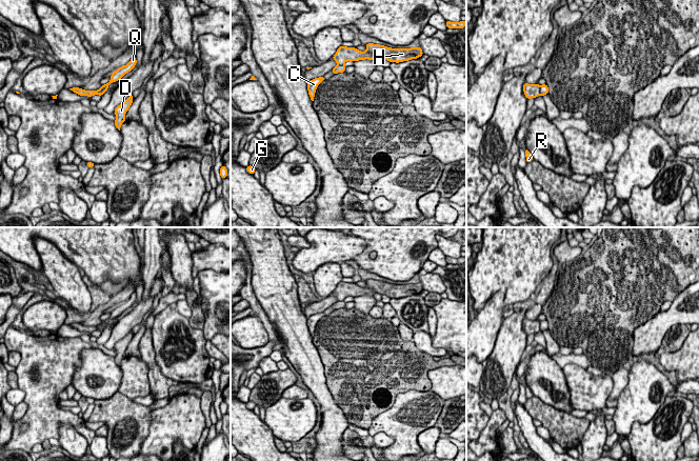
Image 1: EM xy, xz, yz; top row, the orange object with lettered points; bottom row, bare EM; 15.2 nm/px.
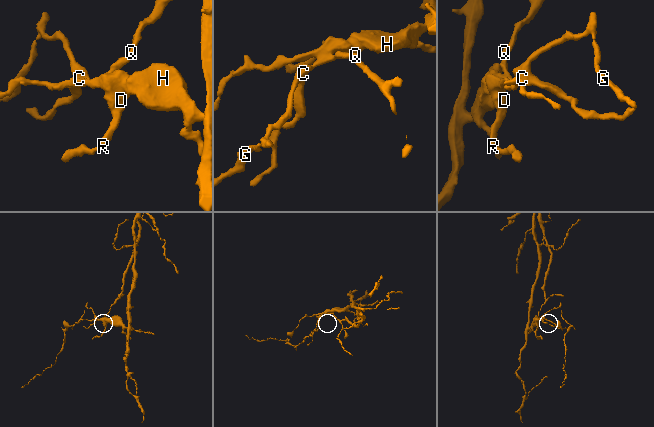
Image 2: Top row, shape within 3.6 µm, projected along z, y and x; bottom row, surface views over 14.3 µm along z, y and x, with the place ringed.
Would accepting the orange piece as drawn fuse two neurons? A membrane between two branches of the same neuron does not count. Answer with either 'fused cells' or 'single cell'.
fused cells

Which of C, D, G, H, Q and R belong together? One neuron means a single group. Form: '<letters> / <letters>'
C G Q / D H R

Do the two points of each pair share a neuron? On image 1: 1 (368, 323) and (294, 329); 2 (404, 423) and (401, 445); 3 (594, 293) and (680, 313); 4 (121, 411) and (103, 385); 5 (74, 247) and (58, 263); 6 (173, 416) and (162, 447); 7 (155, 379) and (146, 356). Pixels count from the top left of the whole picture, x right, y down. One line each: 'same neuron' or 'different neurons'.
1: different neurons
2: same neuron
3: different neurons
4: different neurons
5: different neurons
6: same neuron
7: same neuron

